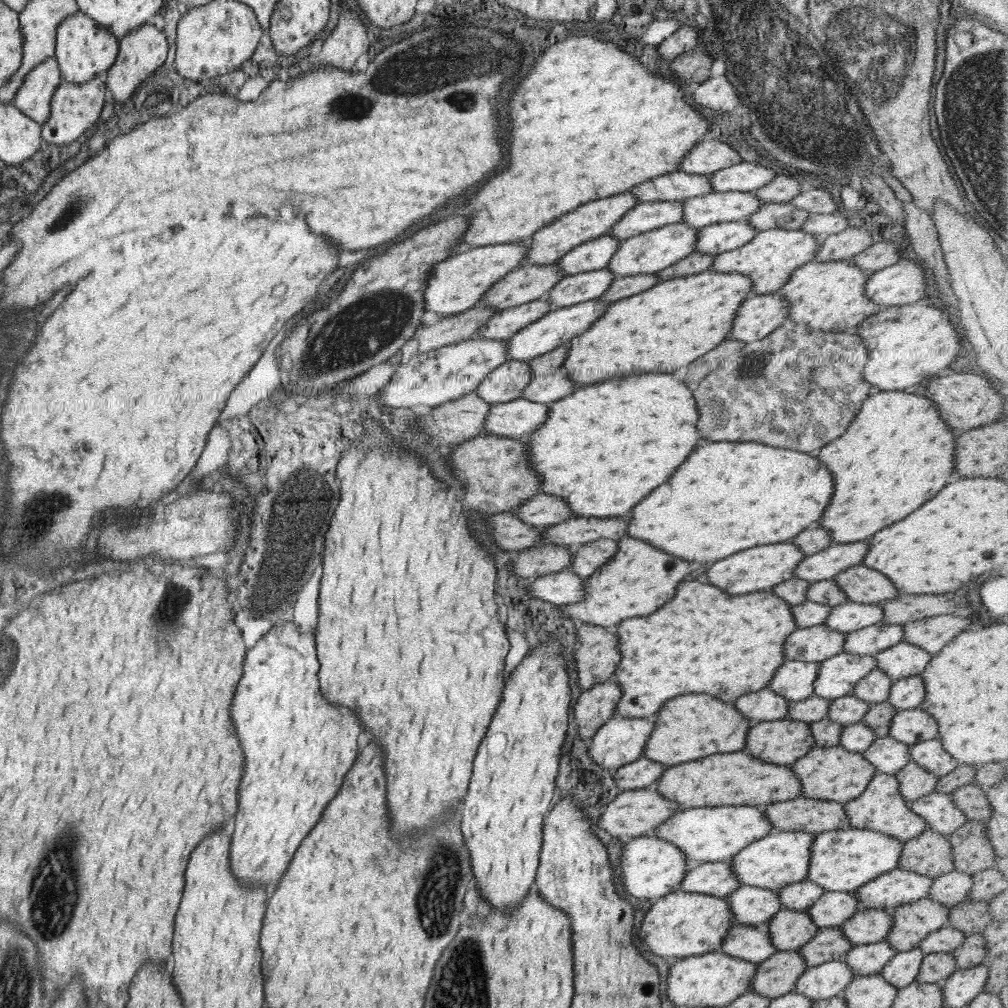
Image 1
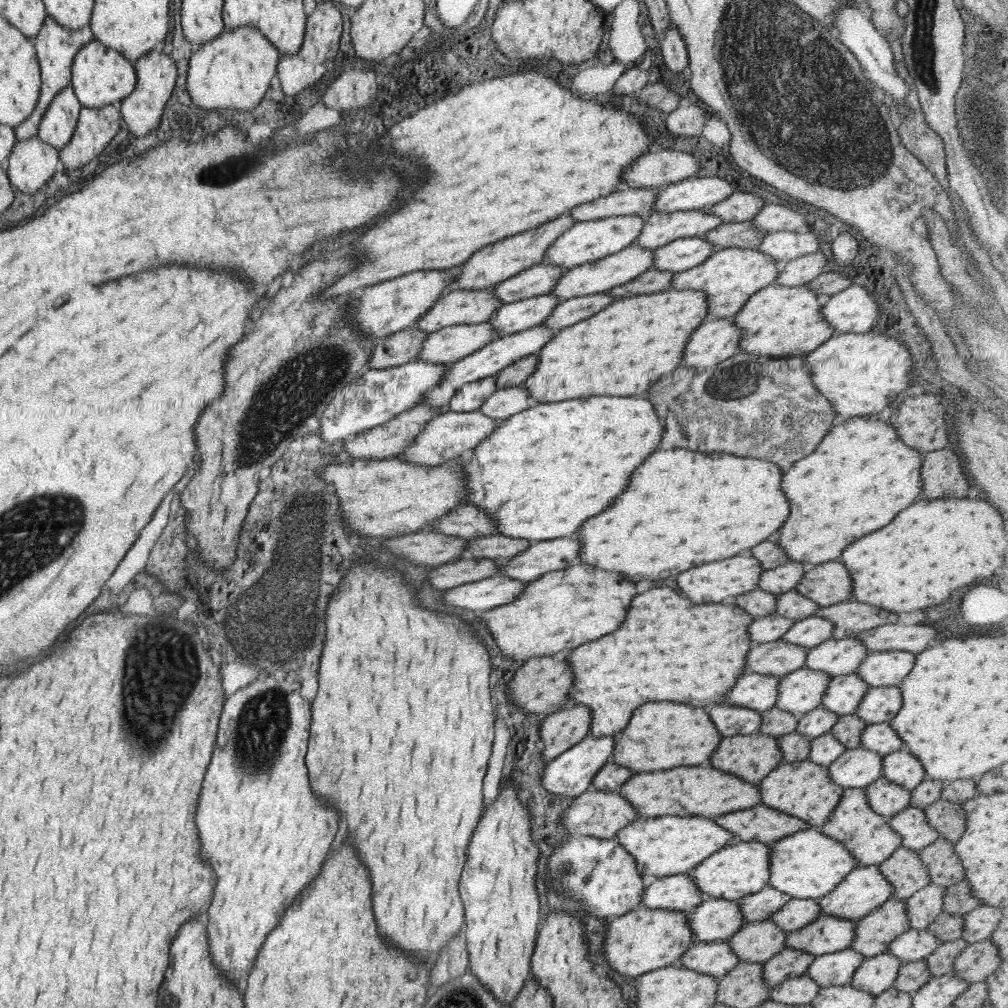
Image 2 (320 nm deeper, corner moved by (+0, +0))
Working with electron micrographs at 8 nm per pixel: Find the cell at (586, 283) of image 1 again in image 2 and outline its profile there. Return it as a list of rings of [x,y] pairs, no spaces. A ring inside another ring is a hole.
[[[543,294],[541,296],[533,296],[523,300],[499,305],[488,318],[488,323],[494,330],[495,339],[507,336],[508,334],[515,334],[522,330],[527,330],[532,326],[539,325],[543,319],[551,314],[552,308],[561,302],[554,294]]]

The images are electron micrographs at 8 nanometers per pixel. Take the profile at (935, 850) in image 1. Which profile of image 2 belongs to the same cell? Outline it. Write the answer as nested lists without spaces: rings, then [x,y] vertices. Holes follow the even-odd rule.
[[[901,846],[878,864],[878,871],[892,886],[890,897],[893,899],[909,898],[914,892],[932,882],[917,851]]]

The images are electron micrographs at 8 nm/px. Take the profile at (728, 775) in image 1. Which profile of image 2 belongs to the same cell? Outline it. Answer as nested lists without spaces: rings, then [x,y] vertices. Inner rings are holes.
[[[708,764],[699,768],[671,768],[666,771],[634,773],[617,791],[641,818],[655,816],[695,816],[714,818],[751,808],[759,804],[760,794],[755,784],[717,770]]]

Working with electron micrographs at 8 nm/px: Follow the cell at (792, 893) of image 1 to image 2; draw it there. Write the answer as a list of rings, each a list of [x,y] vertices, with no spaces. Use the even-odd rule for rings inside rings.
[[[768,885],[753,894],[742,896],[737,901],[743,921],[762,922],[762,920],[769,920],[773,913],[789,898],[788,894],[779,892]]]

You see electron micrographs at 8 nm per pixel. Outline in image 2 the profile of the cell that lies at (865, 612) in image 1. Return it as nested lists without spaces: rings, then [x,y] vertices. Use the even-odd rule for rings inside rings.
[[[812,615],[795,621],[780,636],[780,639],[810,649],[829,639],[833,628],[834,625],[828,620]]]

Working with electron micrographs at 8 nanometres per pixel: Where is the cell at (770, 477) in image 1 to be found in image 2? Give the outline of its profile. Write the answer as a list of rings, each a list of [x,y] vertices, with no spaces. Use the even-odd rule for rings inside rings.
[[[683,448],[653,452],[631,472],[631,480],[611,506],[580,524],[574,535],[580,540],[578,559],[589,566],[595,564],[595,568],[621,572],[631,582],[637,582],[647,578],[661,580],[691,566],[713,562],[715,558],[731,558],[763,542],[787,518],[789,504],[779,488],[779,470],[771,462],[735,458],[729,453],[699,454]]]

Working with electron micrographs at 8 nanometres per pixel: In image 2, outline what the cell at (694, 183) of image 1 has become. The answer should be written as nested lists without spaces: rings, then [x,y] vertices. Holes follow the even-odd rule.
[[[620,187],[607,196],[570,208],[565,214],[568,214],[575,222],[625,215],[639,215],[646,218],[649,212],[653,212],[652,204],[657,190],[653,187],[633,189]]]

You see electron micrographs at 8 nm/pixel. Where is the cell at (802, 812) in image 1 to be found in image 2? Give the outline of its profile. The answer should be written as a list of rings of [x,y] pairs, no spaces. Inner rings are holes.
[[[761,804],[711,819],[721,828],[726,828],[736,842],[755,841],[770,844],[809,828],[807,822]]]

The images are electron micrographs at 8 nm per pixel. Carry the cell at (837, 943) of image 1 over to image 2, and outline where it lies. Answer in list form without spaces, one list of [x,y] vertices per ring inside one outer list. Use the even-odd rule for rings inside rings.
[[[785,948],[762,963],[763,983],[773,988],[781,982],[802,976],[815,956]]]

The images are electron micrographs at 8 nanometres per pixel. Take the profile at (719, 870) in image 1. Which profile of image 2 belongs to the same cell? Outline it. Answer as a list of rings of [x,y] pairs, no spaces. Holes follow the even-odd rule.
[[[688,873],[661,877],[642,890],[639,906],[689,912],[704,896]]]

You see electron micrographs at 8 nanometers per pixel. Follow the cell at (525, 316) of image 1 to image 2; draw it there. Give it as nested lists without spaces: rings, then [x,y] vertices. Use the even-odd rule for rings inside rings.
[[[488,321],[446,326],[427,334],[415,359],[437,364],[454,363],[475,350],[480,350],[493,338],[494,330]]]

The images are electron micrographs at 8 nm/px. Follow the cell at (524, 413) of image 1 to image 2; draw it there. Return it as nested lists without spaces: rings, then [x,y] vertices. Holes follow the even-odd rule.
[[[445,410],[439,413],[435,418],[431,418],[429,422],[415,436],[415,440],[404,448],[398,458],[409,465],[425,465],[425,467],[433,467],[433,465],[445,465],[450,463],[453,458],[457,458],[465,452],[471,450],[481,443],[483,438],[487,438],[489,433],[497,426],[498,420],[489,418],[481,414],[478,410],[471,412],[453,412]]]

